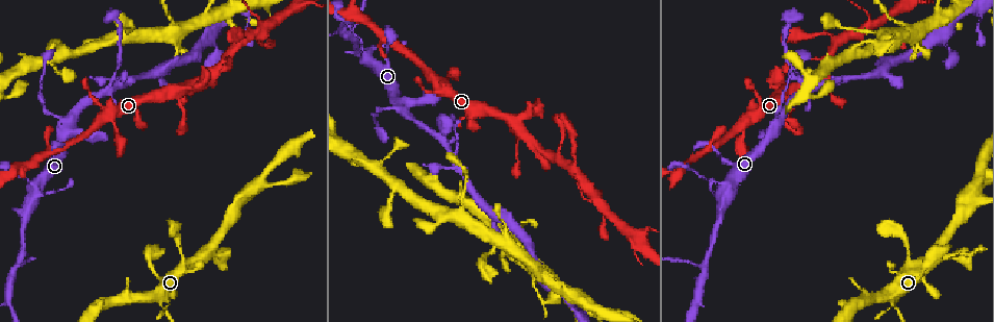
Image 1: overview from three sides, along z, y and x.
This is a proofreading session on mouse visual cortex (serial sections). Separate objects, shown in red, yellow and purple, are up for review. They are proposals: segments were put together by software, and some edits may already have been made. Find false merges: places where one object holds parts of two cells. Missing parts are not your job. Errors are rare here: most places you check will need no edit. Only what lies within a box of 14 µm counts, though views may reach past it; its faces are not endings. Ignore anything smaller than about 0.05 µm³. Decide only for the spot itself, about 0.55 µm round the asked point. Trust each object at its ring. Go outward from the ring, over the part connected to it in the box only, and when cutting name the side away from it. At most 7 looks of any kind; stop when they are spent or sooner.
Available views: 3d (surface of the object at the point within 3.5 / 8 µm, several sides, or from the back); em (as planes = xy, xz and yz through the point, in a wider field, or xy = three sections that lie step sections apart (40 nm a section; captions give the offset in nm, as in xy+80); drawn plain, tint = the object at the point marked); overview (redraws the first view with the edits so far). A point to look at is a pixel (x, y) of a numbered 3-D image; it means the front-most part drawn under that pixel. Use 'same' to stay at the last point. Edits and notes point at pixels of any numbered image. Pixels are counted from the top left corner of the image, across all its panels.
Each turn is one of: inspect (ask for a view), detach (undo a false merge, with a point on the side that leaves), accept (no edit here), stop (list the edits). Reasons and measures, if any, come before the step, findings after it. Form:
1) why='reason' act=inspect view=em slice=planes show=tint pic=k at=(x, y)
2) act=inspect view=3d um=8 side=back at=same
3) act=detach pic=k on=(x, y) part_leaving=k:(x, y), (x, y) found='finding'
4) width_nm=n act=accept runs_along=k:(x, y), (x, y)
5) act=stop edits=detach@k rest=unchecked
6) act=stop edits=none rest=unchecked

why='thin neck' act=inspect view=3d um=8 pic=1 at=(164, 313)

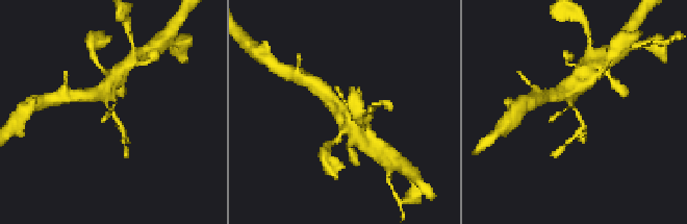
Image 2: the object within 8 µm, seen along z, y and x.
arm_widths_nm=200,450 act=inspect view=em slice=xy step=5 show=tint pic=2 at=(577, 112)

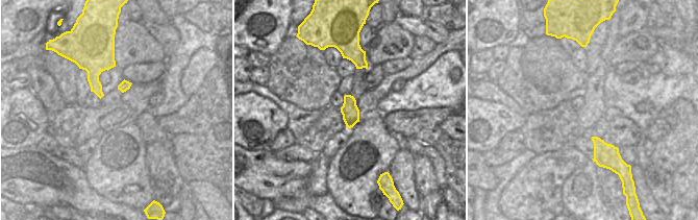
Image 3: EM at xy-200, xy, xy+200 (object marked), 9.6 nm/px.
act=detach pic=2 on=(583, 128) part_leaving=2:(571, 106), (586, 128) found='a second cell is stuck on'

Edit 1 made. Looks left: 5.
act=inspect view=3d um=3.5 side=back pic=1 at=(729, 188)

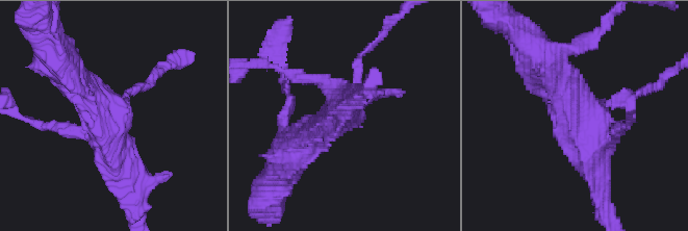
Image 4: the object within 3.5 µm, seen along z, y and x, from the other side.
why='now the EM' act=inspect view=em slice=xy step=1 show=tint pic=4 at=(107, 111)

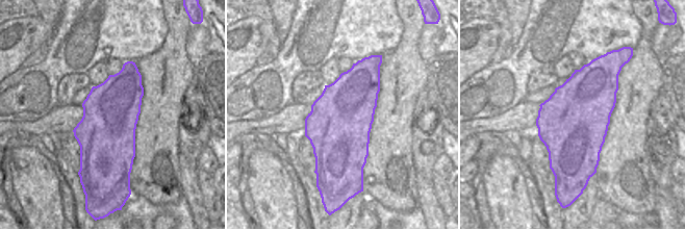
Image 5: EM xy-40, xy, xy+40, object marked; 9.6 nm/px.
width_nm=600 act=accept runs_along=4:(60, 63), (105, 111), (125, 173) found='continuous, no second cell'

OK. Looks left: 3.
why='sudden change in width' act=inspect view=3d um=8 side=back pic=1 at=(350, 38)

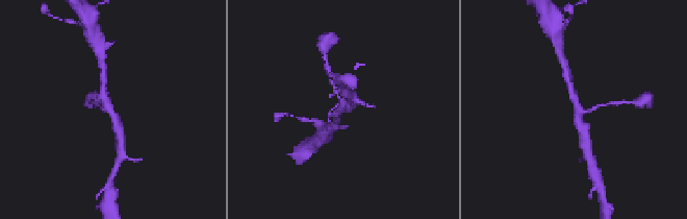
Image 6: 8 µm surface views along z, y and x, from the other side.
arms=3 arm_widths_nm=150,200,300 why='need the tissue' act=inspect view=em slice=xy step=3 show=tint pic=6 at=(339, 108)

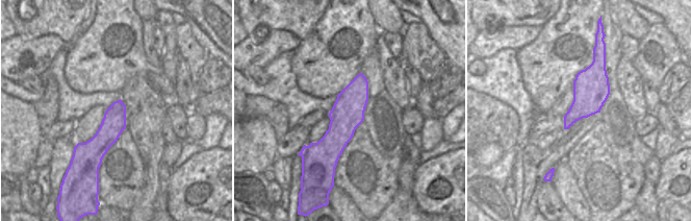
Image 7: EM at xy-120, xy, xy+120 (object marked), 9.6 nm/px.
act=accept runs_along=6:(103, 80), (104, 101), (120, 132) found='all the same cell'

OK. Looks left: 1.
act=stop edits=detach@2 rest=unchecked

